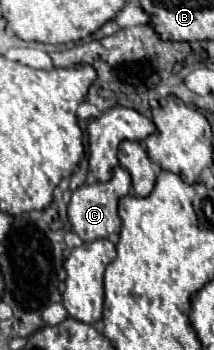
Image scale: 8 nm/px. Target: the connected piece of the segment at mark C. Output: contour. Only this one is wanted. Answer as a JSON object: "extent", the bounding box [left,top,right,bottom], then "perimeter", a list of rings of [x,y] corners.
{"extent":[69,167,131,241],"perimeter":[[[123,167],[113,169],[113,177],[105,183],[97,181],[93,185],[81,185],[73,191],[69,201],[69,223],[73,231],[81,237],[81,241],[95,241],[101,237],[109,237],[111,233],[119,233],[119,215],[117,215],[117,203],[119,197],[127,195],[131,191],[131,177]]]}

